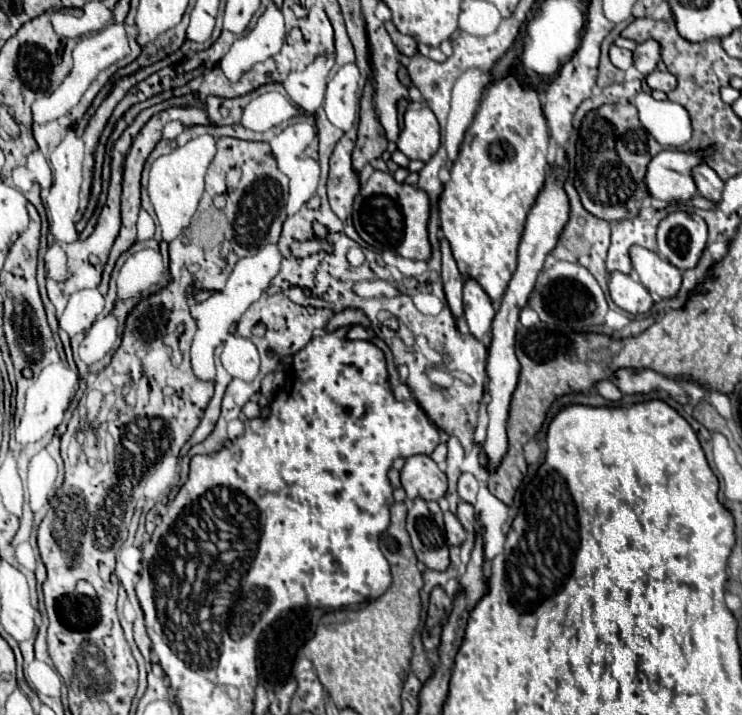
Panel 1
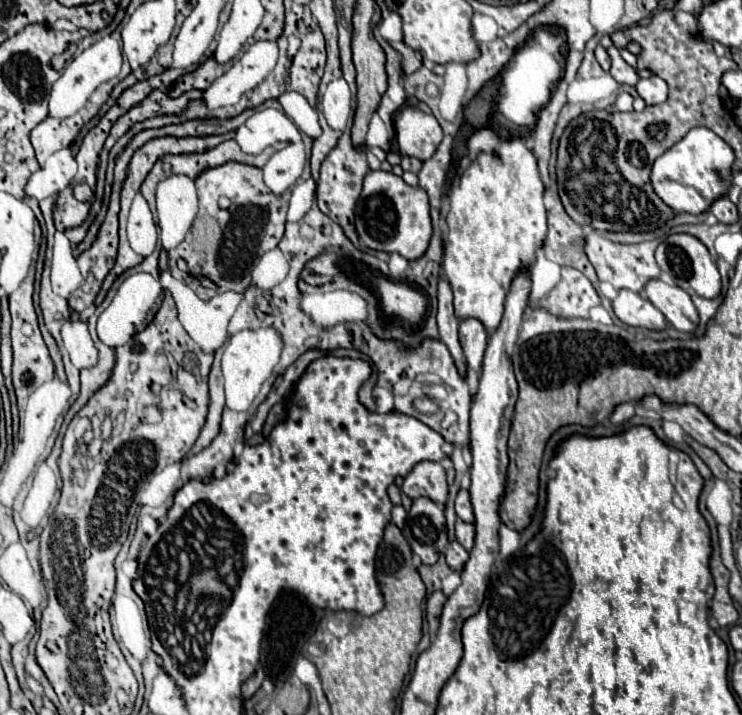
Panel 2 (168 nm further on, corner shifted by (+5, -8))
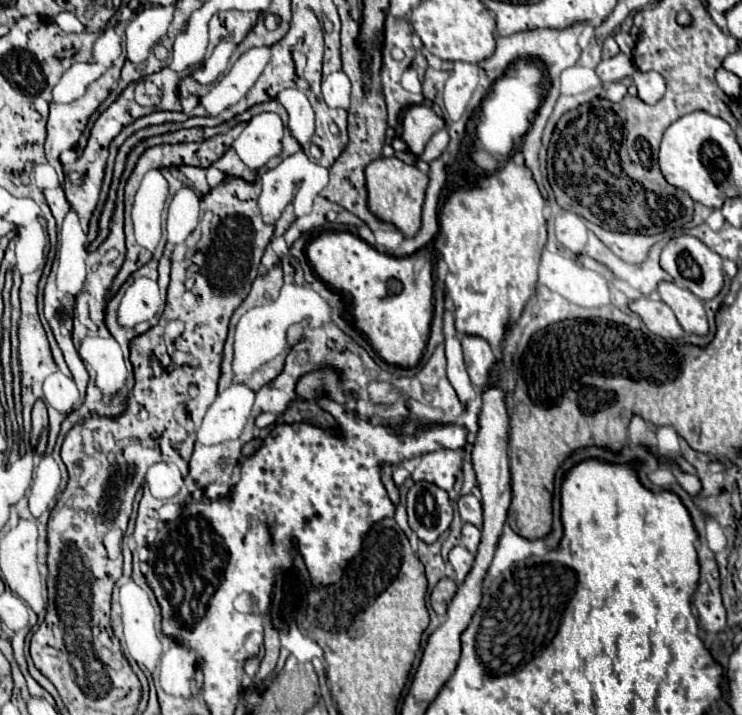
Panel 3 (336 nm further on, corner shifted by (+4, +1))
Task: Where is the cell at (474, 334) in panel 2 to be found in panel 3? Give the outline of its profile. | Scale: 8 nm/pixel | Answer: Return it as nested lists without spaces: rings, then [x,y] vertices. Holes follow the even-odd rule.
[[[463,337],[461,345],[463,345],[465,365],[471,375],[471,381],[483,391],[489,383],[489,373],[493,363],[497,361],[497,355],[493,353],[487,341],[481,341],[481,337]]]

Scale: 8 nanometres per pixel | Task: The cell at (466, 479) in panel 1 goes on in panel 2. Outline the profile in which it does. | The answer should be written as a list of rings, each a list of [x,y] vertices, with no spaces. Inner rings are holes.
[[[460,490],[458,498],[456,498],[456,514],[458,518],[462,518],[464,522],[474,522],[474,512],[472,512],[472,504],[470,504],[470,494],[466,490]]]

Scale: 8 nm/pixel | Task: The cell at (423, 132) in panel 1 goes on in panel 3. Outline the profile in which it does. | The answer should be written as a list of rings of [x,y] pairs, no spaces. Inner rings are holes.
[[[411,105],[403,115],[403,141],[407,143],[409,151],[421,155],[427,141],[441,129],[445,129],[443,119],[427,105]]]

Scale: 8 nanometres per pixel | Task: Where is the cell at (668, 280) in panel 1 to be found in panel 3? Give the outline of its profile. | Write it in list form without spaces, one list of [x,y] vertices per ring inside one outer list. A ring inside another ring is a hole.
[[[661,281],[657,287],[657,293],[673,309],[679,325],[687,333],[705,335],[709,331],[703,303],[693,293],[689,293],[689,289],[681,289],[679,285],[669,281]]]

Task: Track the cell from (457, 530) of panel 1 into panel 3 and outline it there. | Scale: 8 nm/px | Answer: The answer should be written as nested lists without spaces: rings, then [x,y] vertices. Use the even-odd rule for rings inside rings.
[[[457,545],[457,547],[453,547],[451,553],[449,553],[449,563],[453,565],[453,569],[455,569],[455,573],[457,573],[457,581],[463,583],[465,575],[469,573],[469,569],[471,569],[471,565],[473,565],[473,555],[471,555],[463,545]]]

